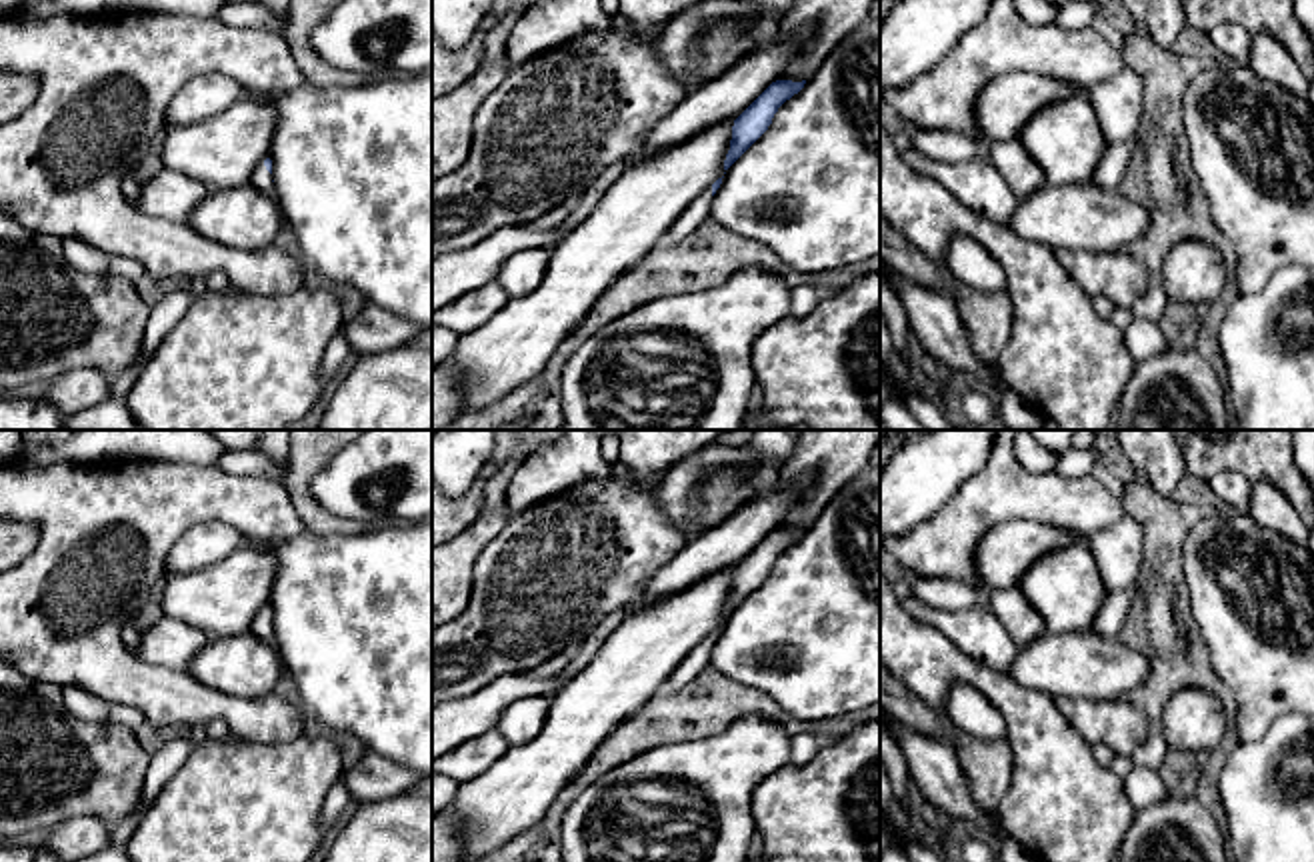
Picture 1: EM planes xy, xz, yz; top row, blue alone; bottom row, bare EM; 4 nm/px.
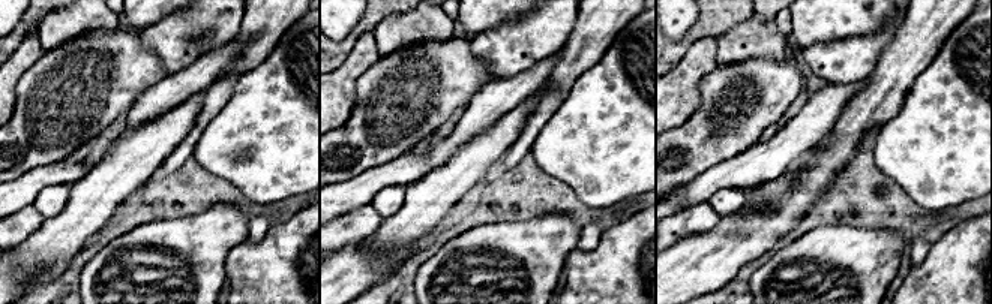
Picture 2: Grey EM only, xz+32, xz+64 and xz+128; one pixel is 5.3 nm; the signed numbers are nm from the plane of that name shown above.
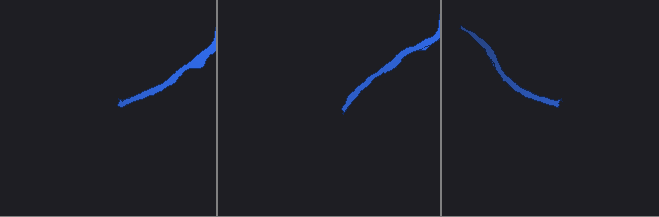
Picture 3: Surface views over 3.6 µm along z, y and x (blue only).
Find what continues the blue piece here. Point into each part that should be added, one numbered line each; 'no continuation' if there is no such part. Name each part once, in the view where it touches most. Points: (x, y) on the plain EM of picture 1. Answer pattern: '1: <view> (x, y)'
1: xy (260, 626)

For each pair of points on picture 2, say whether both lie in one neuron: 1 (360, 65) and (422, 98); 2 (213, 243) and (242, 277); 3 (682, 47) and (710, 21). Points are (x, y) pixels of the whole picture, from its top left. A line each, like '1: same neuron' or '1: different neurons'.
1: different neurons
2: different neurons
3: same neuron

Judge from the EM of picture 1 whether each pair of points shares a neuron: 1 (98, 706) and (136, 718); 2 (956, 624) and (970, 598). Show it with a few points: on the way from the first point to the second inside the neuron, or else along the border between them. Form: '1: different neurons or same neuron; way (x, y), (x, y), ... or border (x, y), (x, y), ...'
1: same neuron; way (108, 712), (126, 714)
2: different neurons; border (918, 598), (942, 608), (982, 604)

